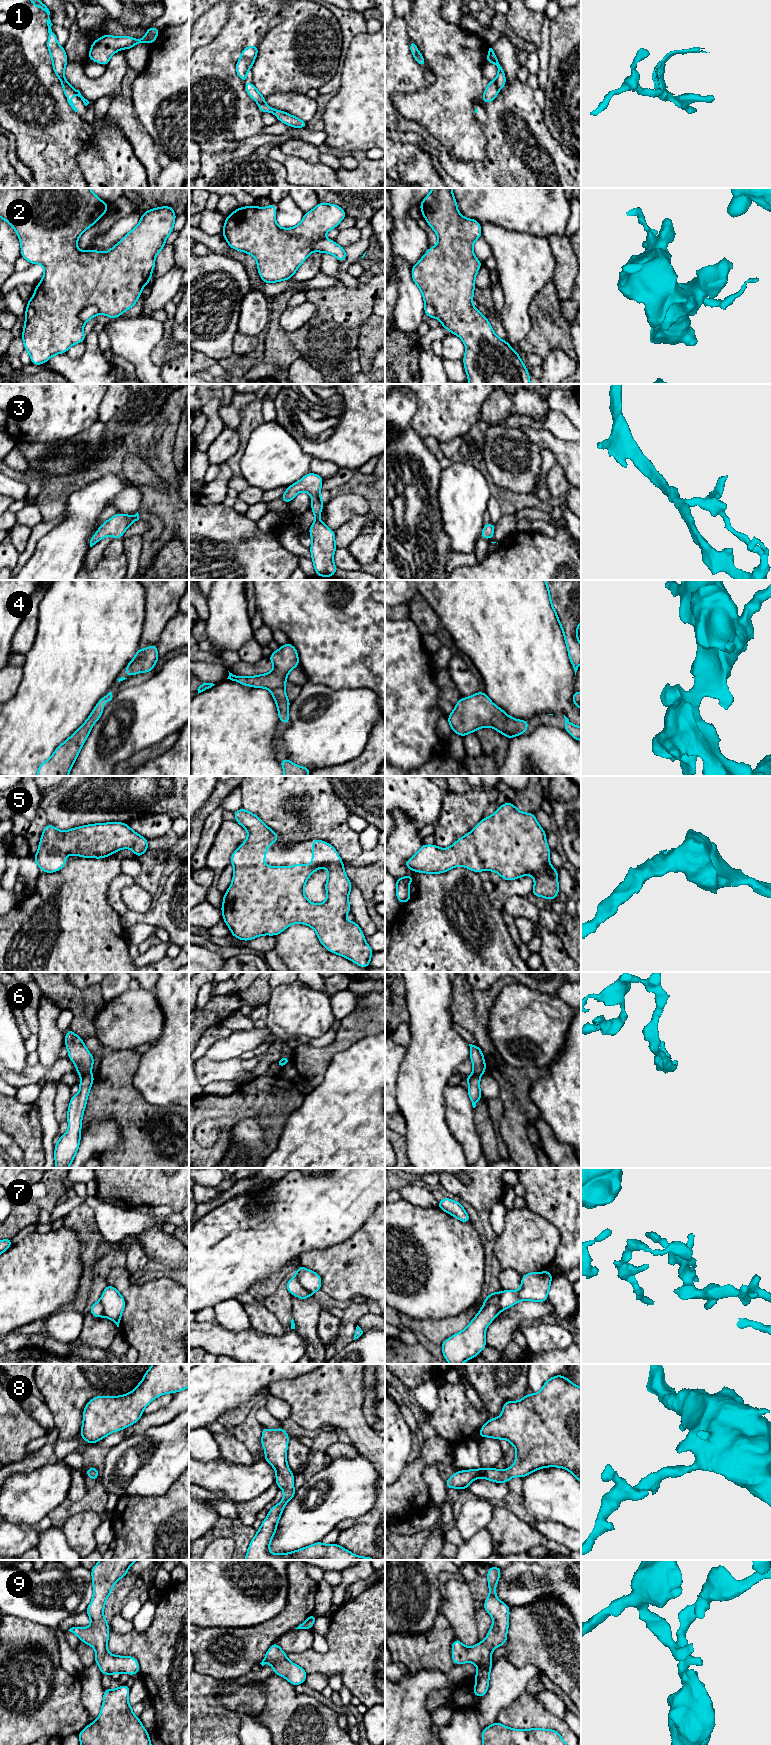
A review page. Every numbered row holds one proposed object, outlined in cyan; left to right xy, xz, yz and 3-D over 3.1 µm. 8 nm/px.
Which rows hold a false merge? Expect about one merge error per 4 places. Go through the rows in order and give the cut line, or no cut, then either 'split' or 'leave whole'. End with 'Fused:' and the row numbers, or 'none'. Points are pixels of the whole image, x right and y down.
1: cut xy (60, 79), (65, 81), (77, 94); split
2: cut xy (100, 312), (96, 306), (87, 306), (79, 313), (78, 318); split
3: cut none; leave whole
4: cut none; leave whole
5: cut none; leave whole
6: cut xy (90, 1072), (82, 1077); split
7: cut xz (297, 1268), (298, 1282), (312, 1293); split
8: cut none; leave whole
9: cut none; leave whole
Fused: 1, 2, 6, 7

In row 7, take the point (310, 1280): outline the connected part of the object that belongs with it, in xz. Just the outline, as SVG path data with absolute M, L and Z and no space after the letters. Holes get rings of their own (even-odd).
M298 1266L298 1280L312 1294L321 1289L321 1276L305 1267Z

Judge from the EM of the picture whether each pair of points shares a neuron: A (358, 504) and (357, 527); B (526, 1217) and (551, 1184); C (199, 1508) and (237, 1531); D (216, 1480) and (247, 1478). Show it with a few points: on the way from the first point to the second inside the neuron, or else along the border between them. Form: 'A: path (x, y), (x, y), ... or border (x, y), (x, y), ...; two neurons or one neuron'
A: border (369, 514), (351, 517), (338, 529); two neurons
B: border (525, 1206), (550, 1223); two neurons
C: border (219, 1516), (214, 1525), (201, 1536); two neurons
D: path (224, 1478), (239, 1478); one neuron

